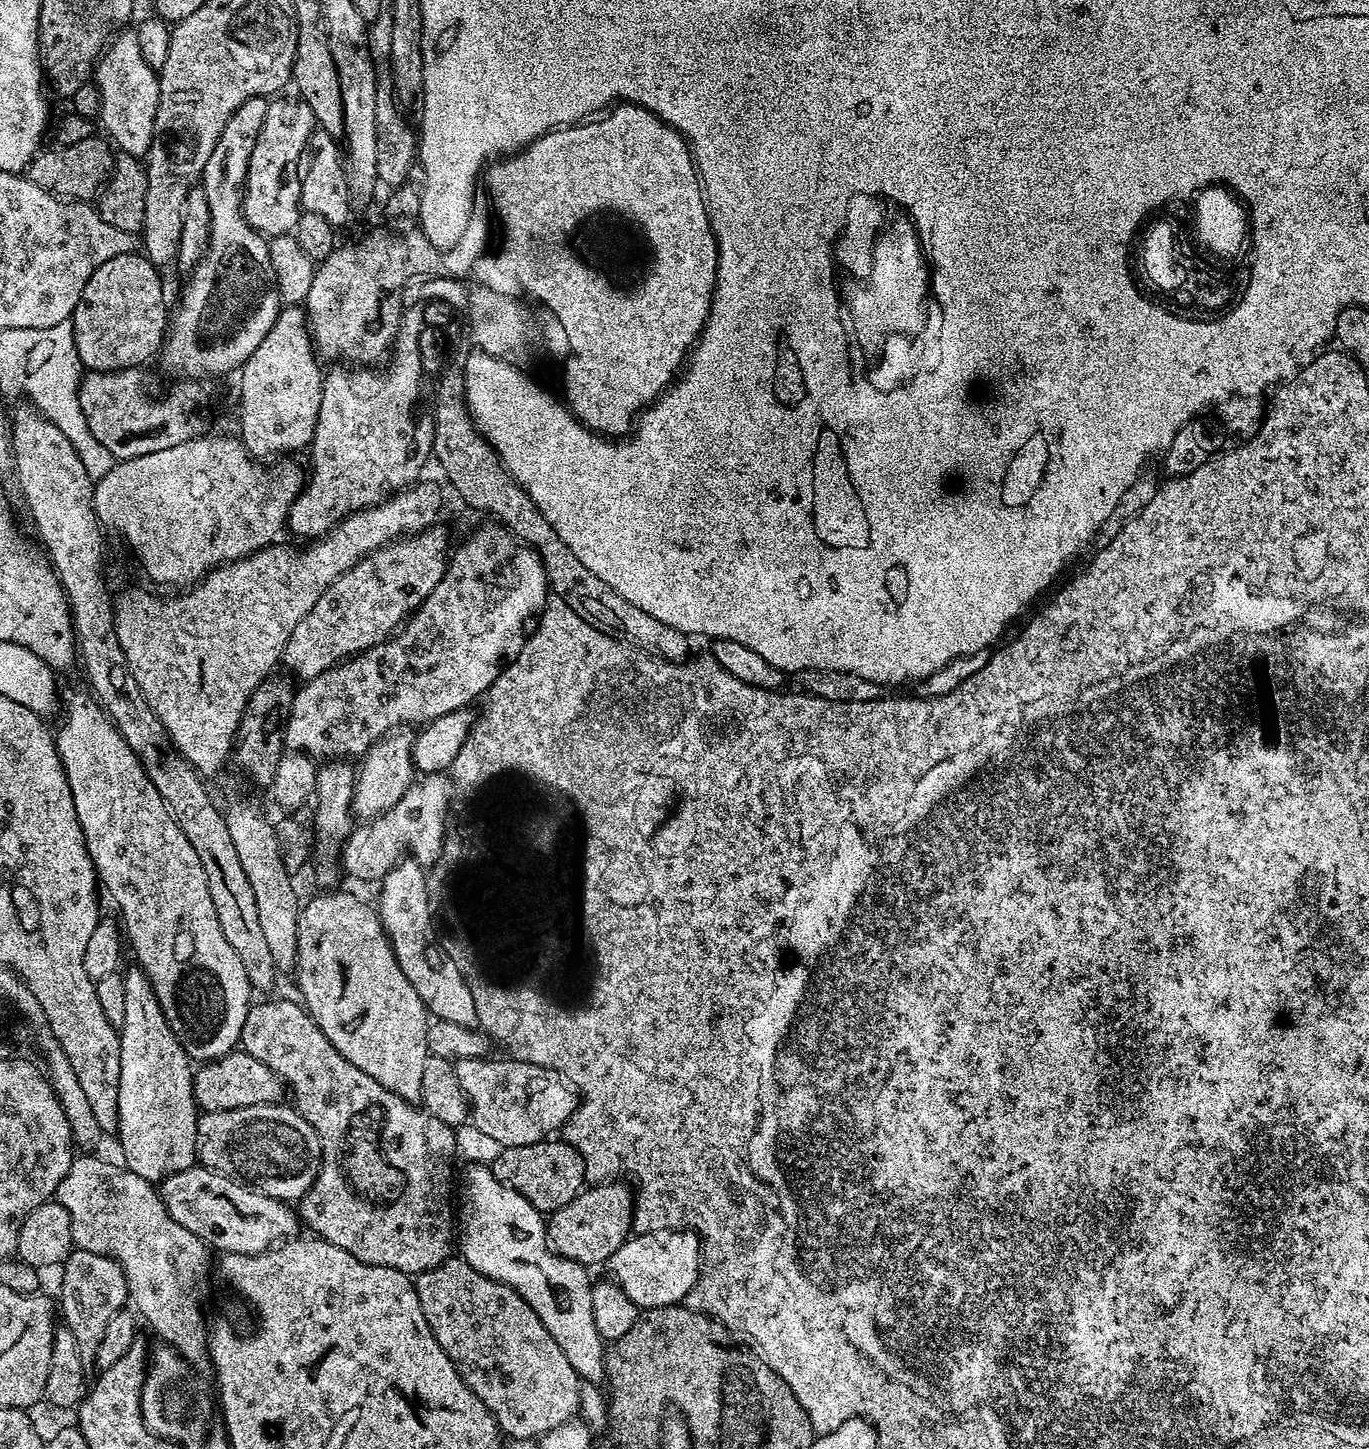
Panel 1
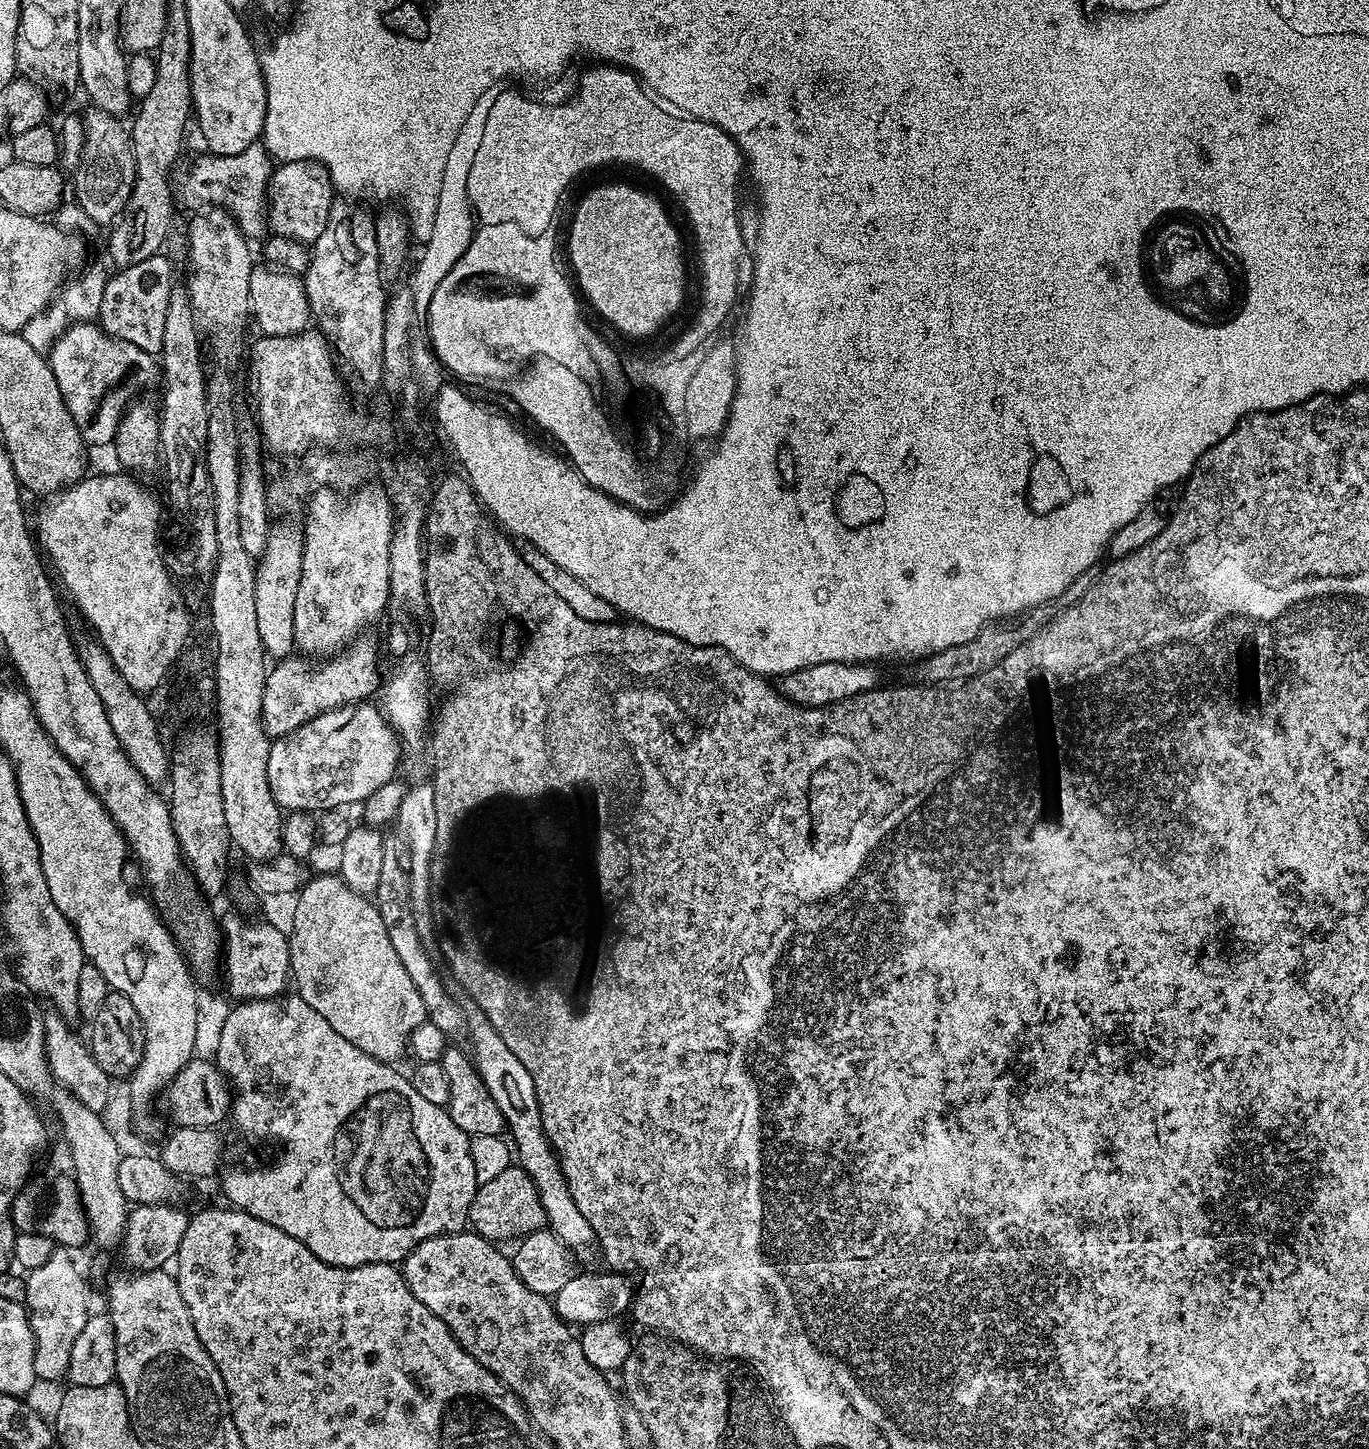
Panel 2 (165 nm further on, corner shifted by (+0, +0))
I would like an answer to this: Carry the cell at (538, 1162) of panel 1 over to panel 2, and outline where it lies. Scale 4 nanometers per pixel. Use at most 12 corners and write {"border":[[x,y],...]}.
{"border":[[509,1166],[480,1184],[471,1231],[519,1241],[545,1227],[534,1182]]}

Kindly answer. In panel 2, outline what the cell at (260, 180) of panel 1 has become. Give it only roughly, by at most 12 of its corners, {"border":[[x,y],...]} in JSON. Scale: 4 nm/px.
{"border":[[263,143],[203,154],[178,196],[212,199],[249,238],[266,232],[274,171]]}

